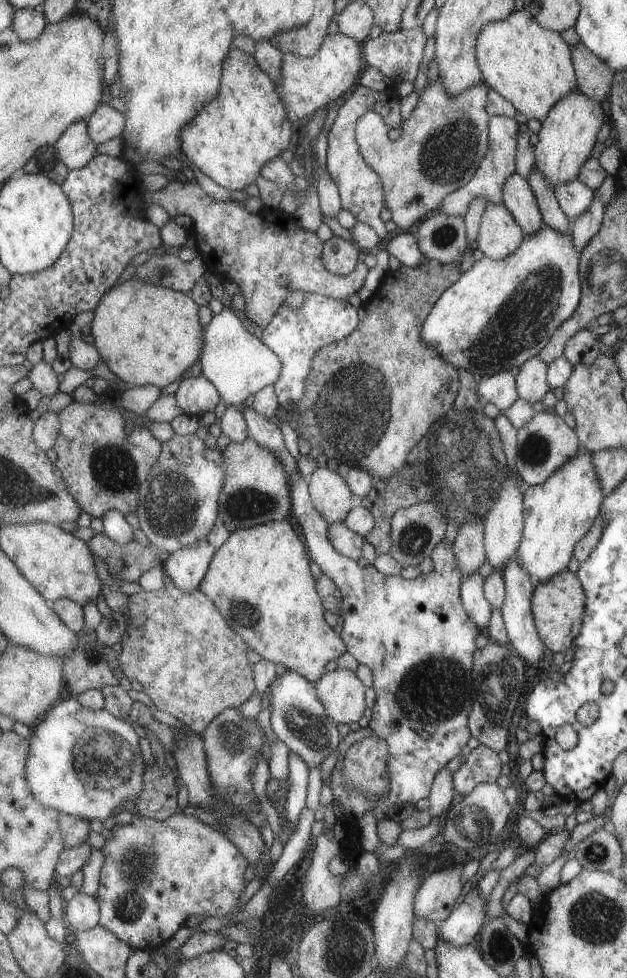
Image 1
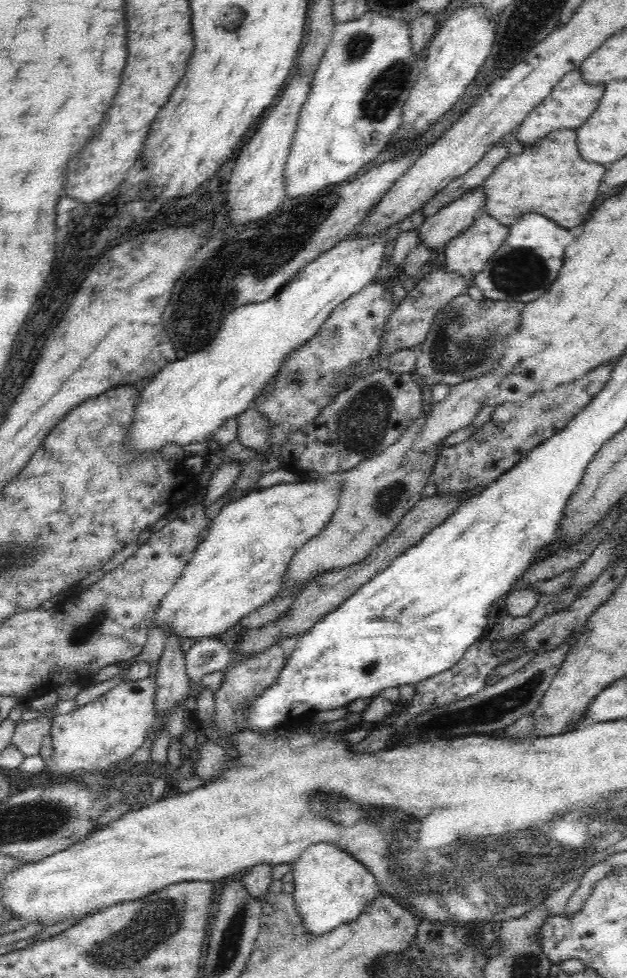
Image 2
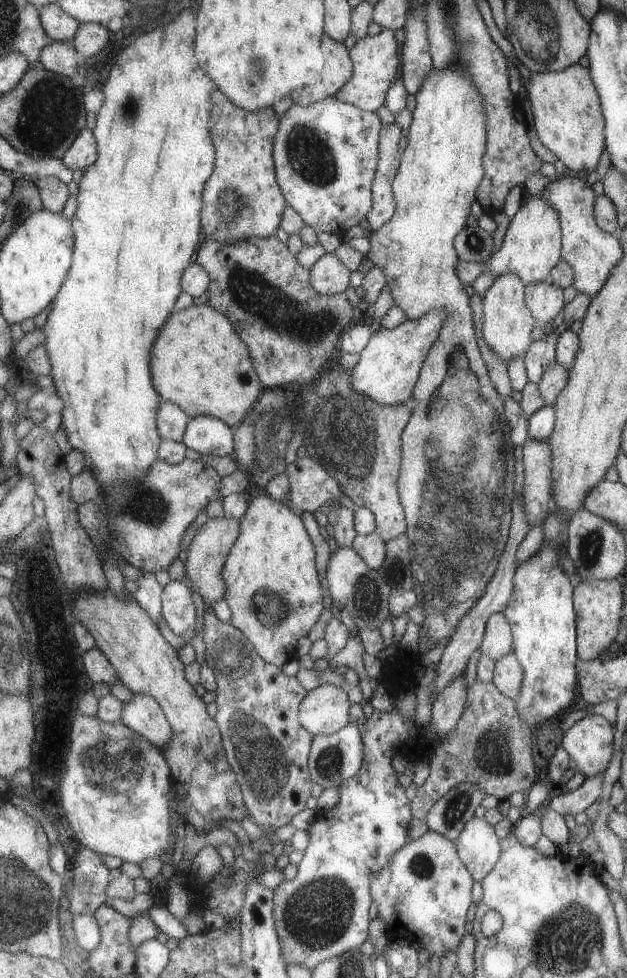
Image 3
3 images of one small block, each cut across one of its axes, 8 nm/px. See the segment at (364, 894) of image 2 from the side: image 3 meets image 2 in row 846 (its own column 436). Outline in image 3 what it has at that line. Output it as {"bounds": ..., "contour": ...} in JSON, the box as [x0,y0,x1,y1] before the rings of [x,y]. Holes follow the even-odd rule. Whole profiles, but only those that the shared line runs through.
{"bounds":[351,309,444,406],"contour":[[[433,309],[415,320],[405,319],[392,329],[379,327],[371,334],[370,340],[360,352],[357,364],[351,370],[351,388],[380,405],[391,406],[409,401],[426,354],[438,338],[443,319],[444,310]]]}

